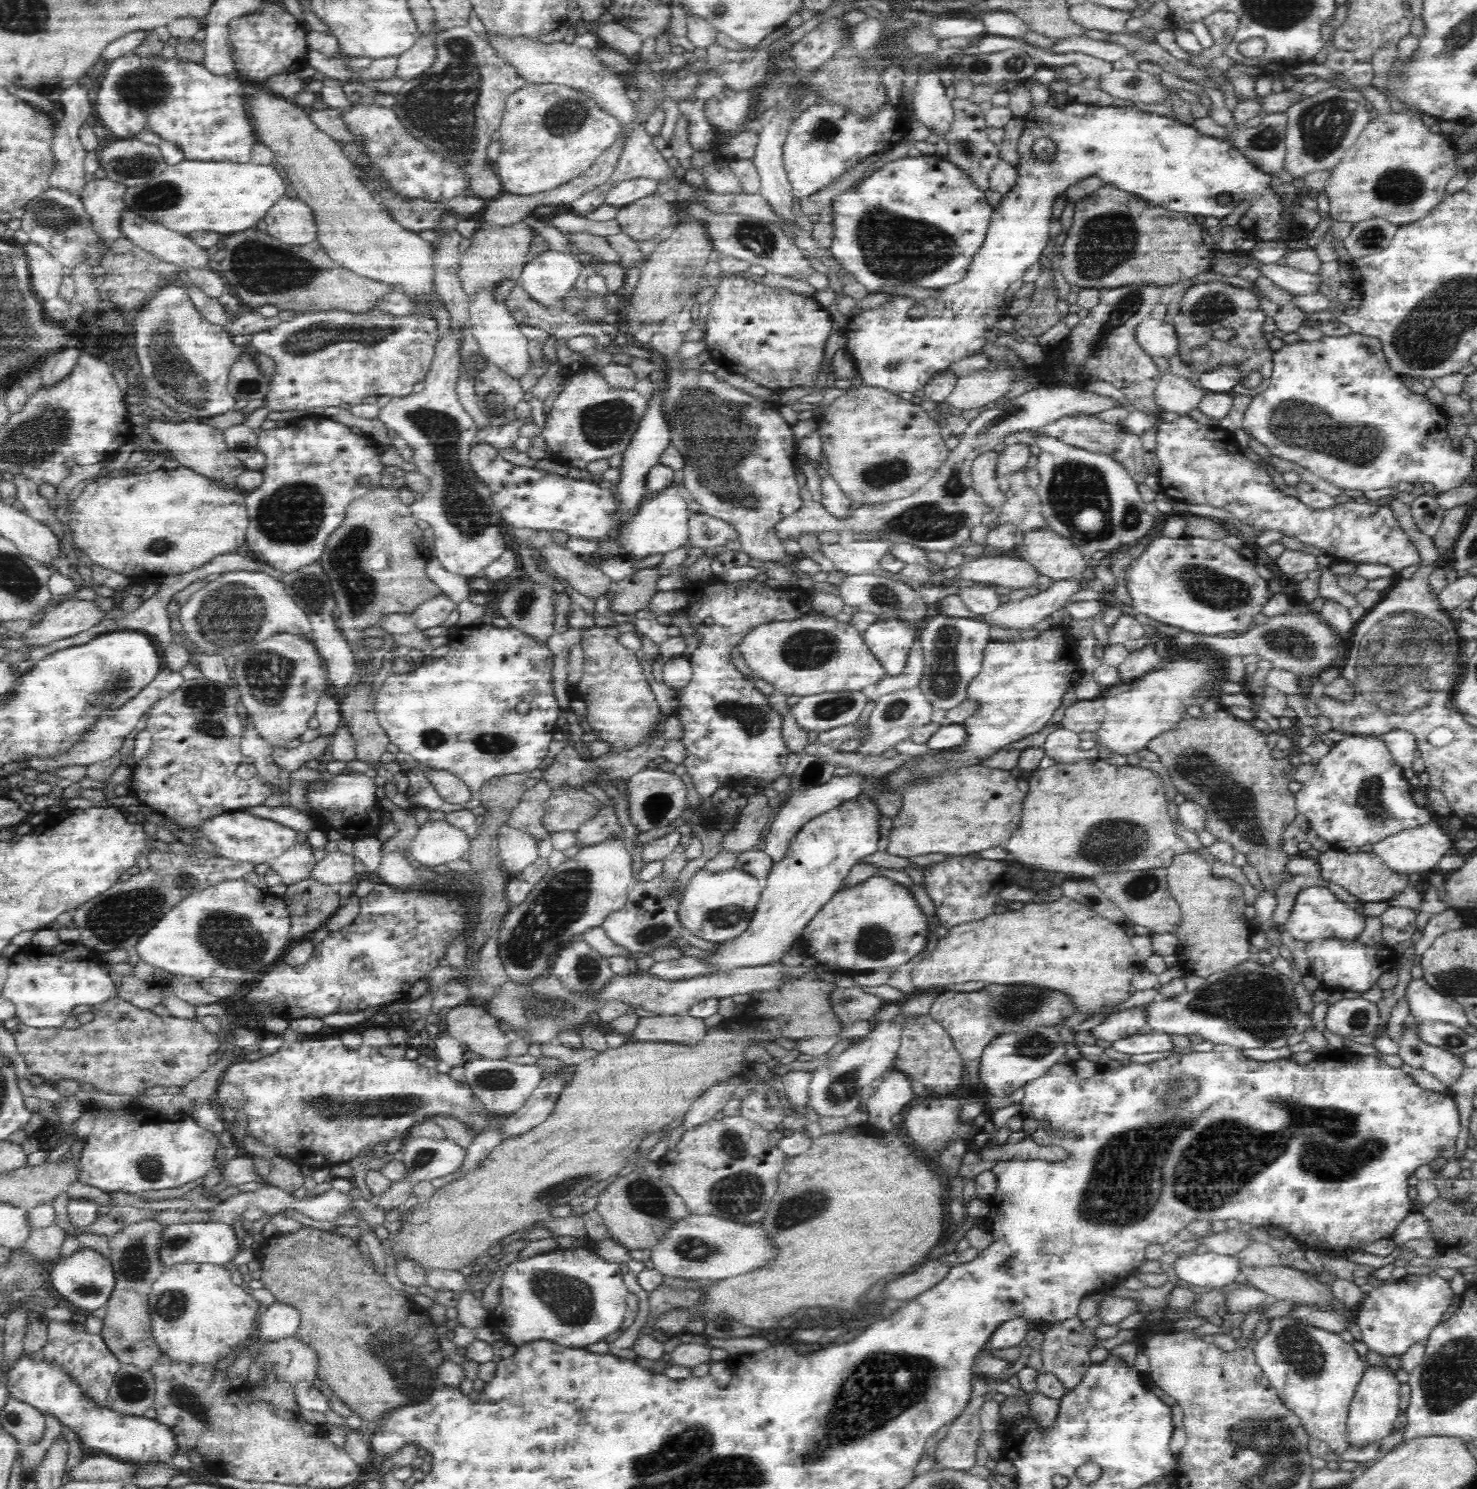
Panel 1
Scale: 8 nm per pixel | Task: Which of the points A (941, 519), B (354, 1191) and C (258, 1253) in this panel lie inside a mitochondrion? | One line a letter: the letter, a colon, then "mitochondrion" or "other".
A: mitochondrion
B: other
C: other

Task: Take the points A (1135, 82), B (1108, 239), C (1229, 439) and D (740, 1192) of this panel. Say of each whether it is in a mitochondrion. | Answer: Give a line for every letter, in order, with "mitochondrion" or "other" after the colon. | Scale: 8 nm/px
A: mitochondrion
B: mitochondrion
C: other
D: mitochondrion

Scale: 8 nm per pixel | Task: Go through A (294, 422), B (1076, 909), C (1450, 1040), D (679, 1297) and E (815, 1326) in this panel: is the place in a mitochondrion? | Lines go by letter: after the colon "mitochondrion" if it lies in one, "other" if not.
A: other
B: other
C: mitochondrion
D: other
E: other

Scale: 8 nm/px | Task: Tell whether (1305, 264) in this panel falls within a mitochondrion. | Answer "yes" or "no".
no

